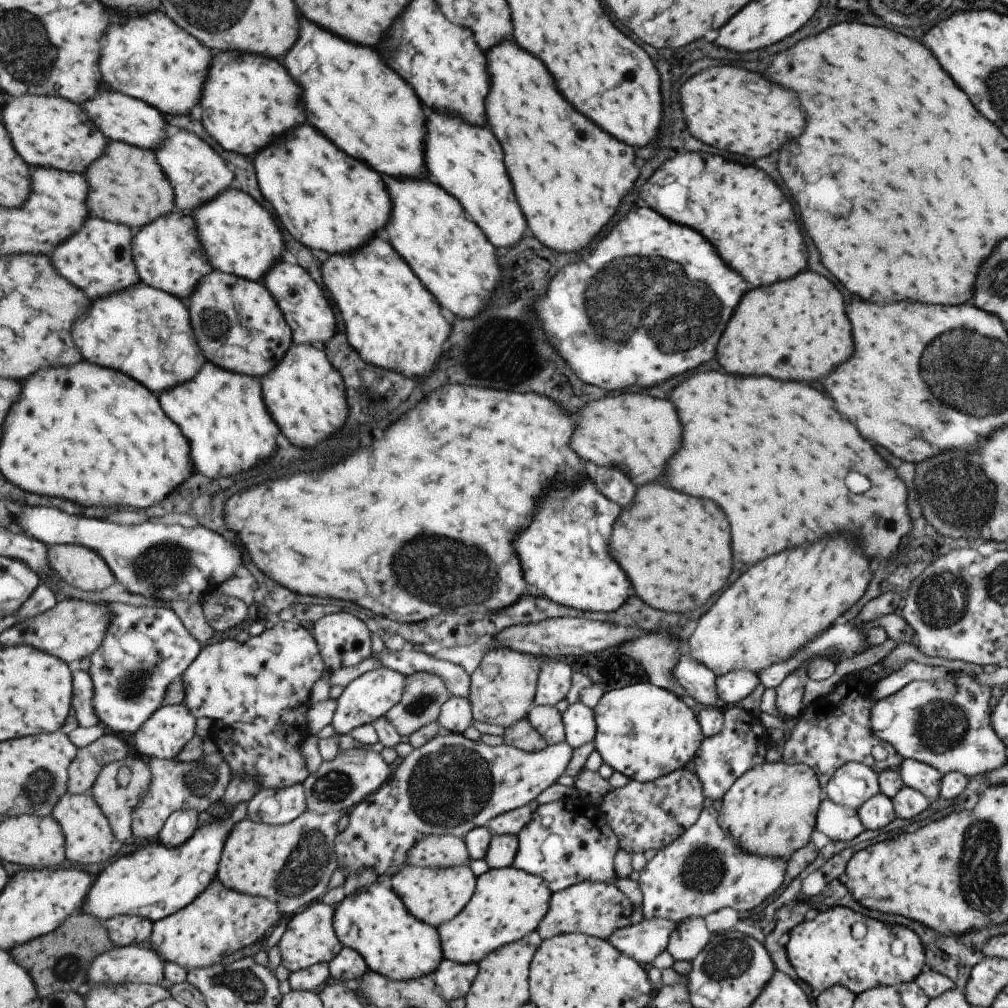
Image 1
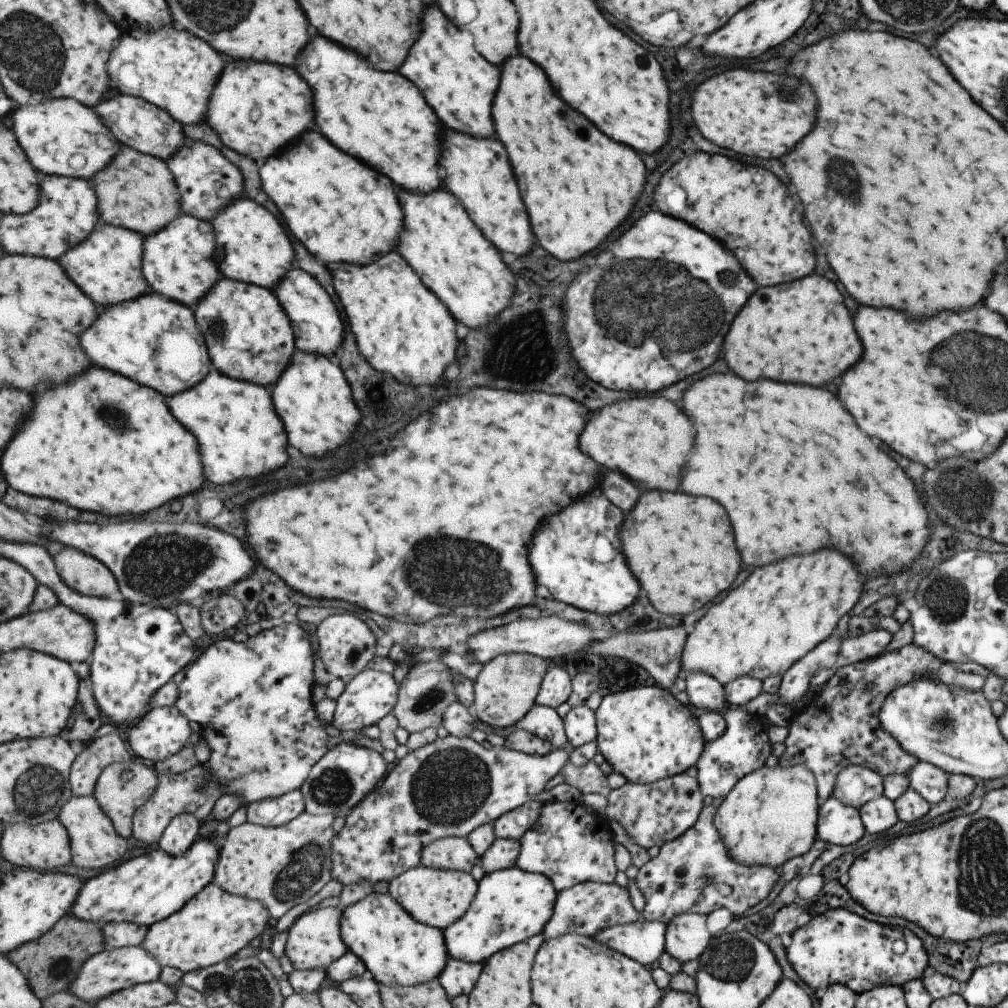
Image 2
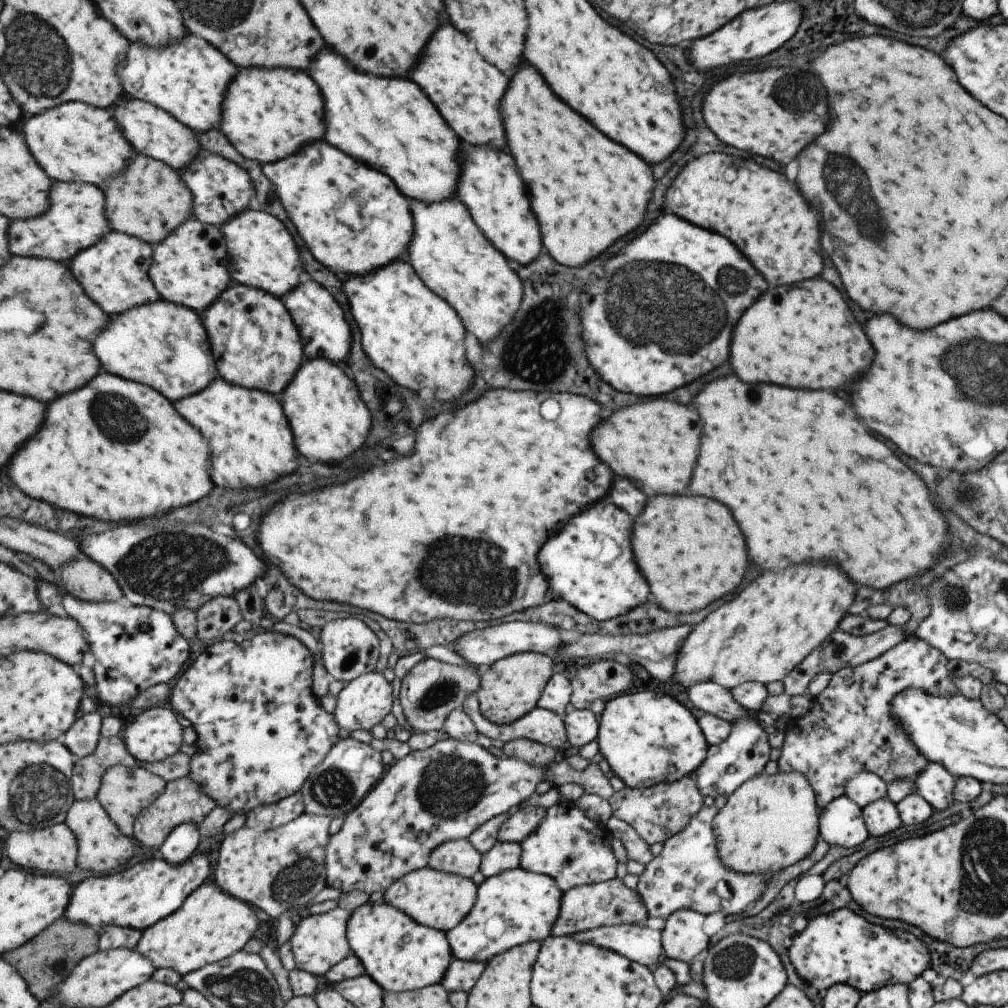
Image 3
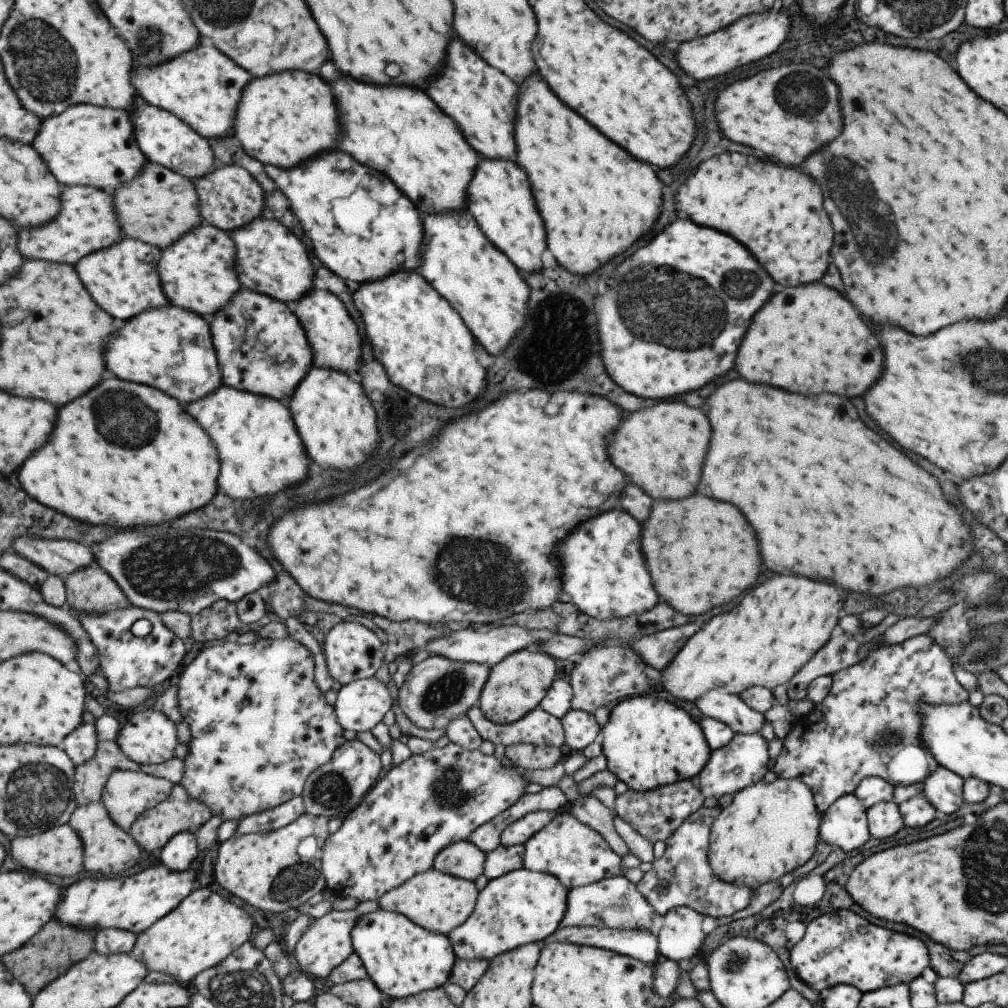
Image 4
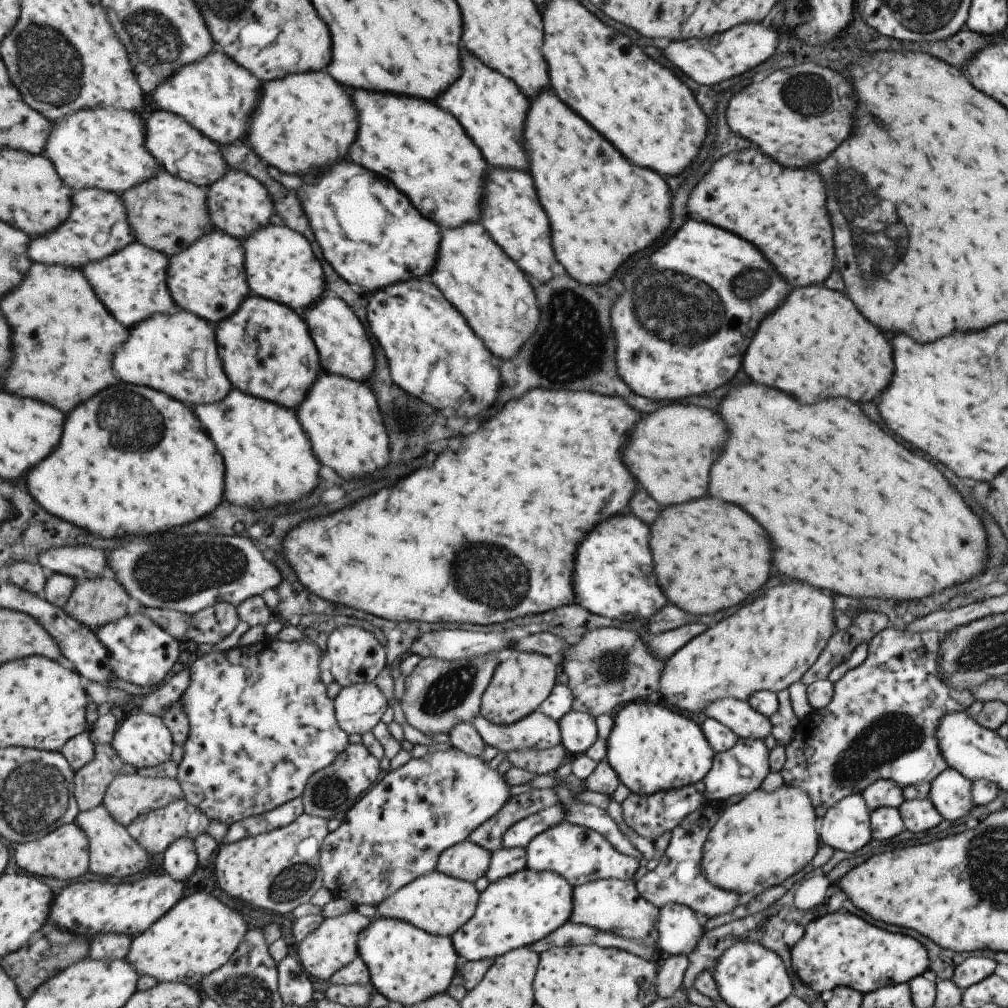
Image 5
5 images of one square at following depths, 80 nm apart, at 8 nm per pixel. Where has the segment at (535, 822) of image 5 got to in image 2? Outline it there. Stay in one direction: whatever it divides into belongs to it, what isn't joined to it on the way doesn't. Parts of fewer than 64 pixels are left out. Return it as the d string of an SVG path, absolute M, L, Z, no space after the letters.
M533 799L501 815L493 822L497 838L519 840L535 824L542 805L539 800Z

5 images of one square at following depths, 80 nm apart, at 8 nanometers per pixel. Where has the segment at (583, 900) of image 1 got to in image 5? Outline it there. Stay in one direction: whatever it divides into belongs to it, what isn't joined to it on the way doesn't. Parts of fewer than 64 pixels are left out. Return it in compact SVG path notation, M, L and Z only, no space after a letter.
M595 879L581 883L572 888L572 899L570 923L587 925L646 947L656 947L659 908L639 896L633 879Z

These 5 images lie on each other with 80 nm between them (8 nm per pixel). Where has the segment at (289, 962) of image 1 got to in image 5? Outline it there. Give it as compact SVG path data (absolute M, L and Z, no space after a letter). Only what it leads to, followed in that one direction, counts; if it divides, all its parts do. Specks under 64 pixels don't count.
M355 910L338 917L326 918L315 931L300 942L294 952L313 978L331 980L336 972L347 967L359 956L360 936L372 920L372 917L362 916Z

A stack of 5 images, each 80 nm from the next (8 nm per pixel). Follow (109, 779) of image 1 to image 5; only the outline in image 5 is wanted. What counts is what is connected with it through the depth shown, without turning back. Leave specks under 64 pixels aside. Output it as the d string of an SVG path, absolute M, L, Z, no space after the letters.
M139 772L132 775L119 775L113 780L104 798L104 805L117 819L119 824L128 827L141 815L146 815L168 807L184 798L184 789L180 781L173 777L144 777Z

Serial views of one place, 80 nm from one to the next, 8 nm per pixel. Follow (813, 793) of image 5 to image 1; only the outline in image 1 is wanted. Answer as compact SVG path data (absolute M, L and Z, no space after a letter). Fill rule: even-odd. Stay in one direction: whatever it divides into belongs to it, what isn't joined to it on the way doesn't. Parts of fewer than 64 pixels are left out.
M875 663L870 668L842 676L842 680L837 681L834 689L821 698L817 705L806 709L802 715L797 717L797 722L790 730L789 736L783 744L783 748L781 748L781 762L785 764L803 763L810 766L816 773L822 794L824 786L829 782L833 772L849 761L864 764L876 773L897 771L900 762L903 760L902 756L895 752L890 744L877 738L870 727L870 710L877 701L870 697L870 693L858 694L853 689L854 682L862 680L865 684L871 686L872 692L877 680L891 672L893 671L881 665L881 663ZM870 674L875 674L877 680L870 677ZM873 746L882 746L885 749L885 752L887 752L885 760L877 761L873 759L873 756L871 756Z

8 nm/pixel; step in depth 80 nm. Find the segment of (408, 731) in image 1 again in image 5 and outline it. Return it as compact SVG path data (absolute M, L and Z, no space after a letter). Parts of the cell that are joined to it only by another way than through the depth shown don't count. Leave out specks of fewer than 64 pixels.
M497 653L454 661L435 657L421 659L405 677L405 694L400 702L407 723L429 737L449 735L461 723L473 724L481 715L485 691L492 683L499 663Z

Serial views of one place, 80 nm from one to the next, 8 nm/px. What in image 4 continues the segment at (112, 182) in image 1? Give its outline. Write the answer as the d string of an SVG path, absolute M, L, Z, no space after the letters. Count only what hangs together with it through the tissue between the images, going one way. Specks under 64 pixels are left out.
M149 162L140 177L121 185L113 195L125 236L145 241L162 251L205 223L194 182L159 163Z

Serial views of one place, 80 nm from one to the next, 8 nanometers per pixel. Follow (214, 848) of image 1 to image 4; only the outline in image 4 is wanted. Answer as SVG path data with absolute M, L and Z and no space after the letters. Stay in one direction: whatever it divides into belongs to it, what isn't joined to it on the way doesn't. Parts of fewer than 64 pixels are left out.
M163 863L127 877L82 879L65 888L63 903L56 917L66 925L97 932L99 929L121 929L140 935L156 922L175 911L193 892L198 866L177 872Z

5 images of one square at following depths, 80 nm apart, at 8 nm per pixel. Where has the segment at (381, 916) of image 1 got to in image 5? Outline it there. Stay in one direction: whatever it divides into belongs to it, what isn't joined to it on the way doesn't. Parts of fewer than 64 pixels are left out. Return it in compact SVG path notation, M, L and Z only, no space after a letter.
M377 914L361 934L358 944L359 956L369 967L371 984L375 990L403 1007L412 1007L447 993L462 964L452 937L429 934L410 922L388 919Z

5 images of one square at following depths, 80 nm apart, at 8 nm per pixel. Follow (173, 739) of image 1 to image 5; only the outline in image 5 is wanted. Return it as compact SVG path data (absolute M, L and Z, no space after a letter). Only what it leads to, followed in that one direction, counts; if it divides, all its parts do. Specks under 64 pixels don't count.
M138 712L137 714L127 717L114 734L114 749L117 754L131 766L142 769L143 767L153 768L154 766L167 763L175 741L171 729L165 724L163 717L153 714Z

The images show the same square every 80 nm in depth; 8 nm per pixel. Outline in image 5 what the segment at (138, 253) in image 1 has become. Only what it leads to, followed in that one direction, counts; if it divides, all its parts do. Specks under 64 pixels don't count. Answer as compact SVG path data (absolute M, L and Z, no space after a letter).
M212 230L187 250L170 258L168 285L181 310L196 314L213 326L229 319L252 295L243 242L225 231Z

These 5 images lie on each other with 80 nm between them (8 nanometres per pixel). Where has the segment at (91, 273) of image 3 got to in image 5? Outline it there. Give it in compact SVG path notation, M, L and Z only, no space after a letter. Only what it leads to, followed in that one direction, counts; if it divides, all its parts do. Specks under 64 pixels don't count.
M135 242L123 251L92 264L83 272L93 280L93 288L97 288L97 296L105 300L109 312L130 330L157 313L174 315L179 312L179 305L168 285L170 257L165 253Z

